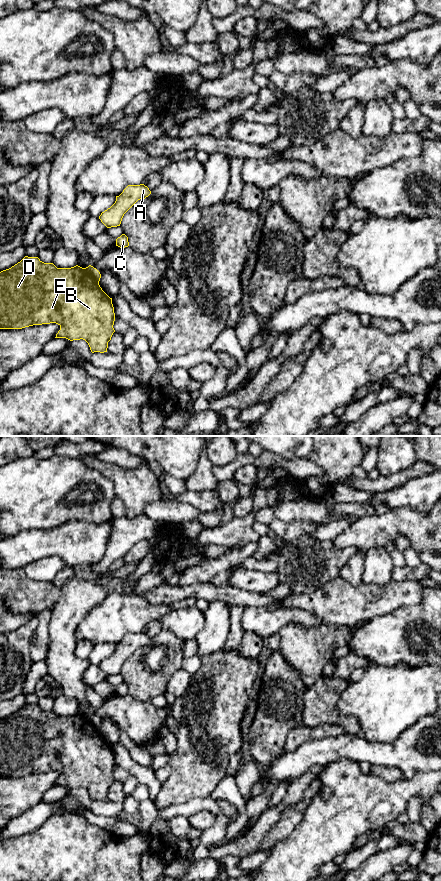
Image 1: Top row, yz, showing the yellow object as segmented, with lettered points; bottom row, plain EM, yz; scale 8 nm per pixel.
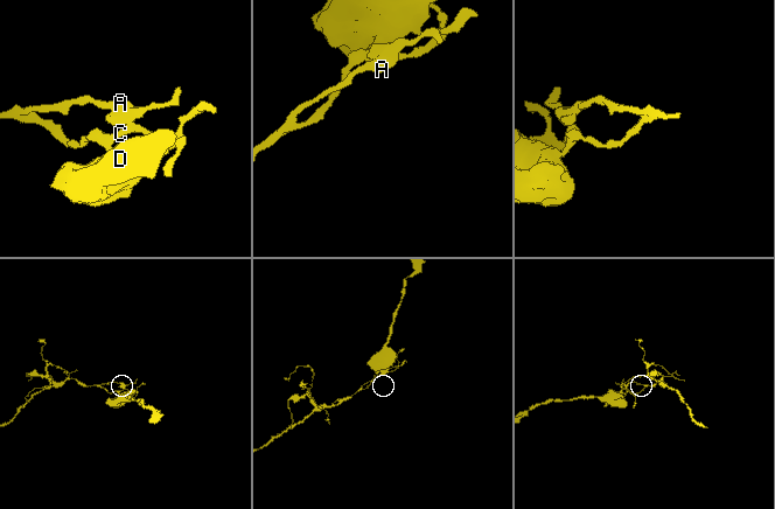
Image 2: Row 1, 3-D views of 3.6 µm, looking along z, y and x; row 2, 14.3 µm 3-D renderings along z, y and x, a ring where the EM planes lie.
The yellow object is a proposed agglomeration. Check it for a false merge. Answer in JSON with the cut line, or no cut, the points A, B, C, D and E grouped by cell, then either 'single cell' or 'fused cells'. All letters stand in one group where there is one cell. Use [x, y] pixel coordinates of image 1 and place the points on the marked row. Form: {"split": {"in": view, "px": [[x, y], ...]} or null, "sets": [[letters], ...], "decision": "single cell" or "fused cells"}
{"split": {"in": "yz", "px": [[85, 268], [98, 282]]}, "sets": [["A", "C"], ["B", "D", "E"]], "decision": "fused cells"}

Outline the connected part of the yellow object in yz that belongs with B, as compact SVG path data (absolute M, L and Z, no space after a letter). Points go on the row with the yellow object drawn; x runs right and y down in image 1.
M25 256L20 262L0 272L0 329L22 329L33 325L56 323L60 330L55 338L70 341L85 340L92 353L107 352L108 342L115 332L114 307L110 298L86 270L78 265L57 268L53 263L44 263L38 257Z

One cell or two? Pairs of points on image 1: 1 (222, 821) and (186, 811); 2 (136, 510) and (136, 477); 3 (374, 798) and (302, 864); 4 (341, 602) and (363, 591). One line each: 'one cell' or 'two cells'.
1: one cell
2: one cell
3: one cell
4: one cell

